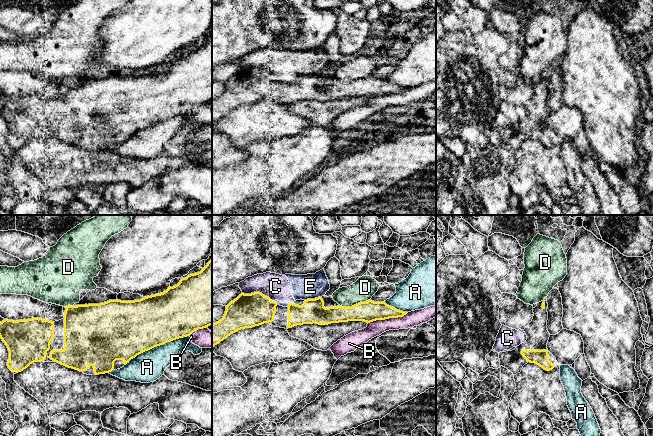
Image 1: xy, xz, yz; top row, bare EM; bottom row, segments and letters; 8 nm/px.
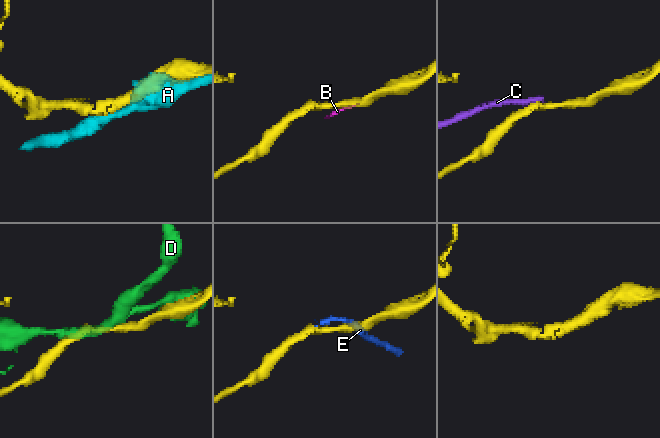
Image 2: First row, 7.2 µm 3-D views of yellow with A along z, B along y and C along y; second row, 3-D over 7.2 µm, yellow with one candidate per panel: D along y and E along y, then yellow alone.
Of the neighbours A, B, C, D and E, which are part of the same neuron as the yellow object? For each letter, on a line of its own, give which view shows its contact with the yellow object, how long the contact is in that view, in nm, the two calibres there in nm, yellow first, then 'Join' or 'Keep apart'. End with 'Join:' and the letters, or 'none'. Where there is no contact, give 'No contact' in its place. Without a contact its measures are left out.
A: Touches yellow in xy. Shared border 550 nm. Thickness 440 nm (yellow) against 240 nm. Keep apart
B: Touches yellow in xz. Shared border 340 nm. Thickness 170 nm (yellow) against 130 nm. Keep apart
C: Touches yellow in xz. Shared border 280 nm. Thickness 280 nm (yellow) against 200 nm. Keep apart
D: Touches yellow in xz. Shared border 260 nm. Thickness 170 nm (yellow) against 180 nm. Keep apart
E: Touches yellow in xz. Shared border 140 nm. Thickness 190 nm (yellow) against 200 nm. Keep apart
Join: none

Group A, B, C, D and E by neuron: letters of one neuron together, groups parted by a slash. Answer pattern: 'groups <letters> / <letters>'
groups A / B / C E / D

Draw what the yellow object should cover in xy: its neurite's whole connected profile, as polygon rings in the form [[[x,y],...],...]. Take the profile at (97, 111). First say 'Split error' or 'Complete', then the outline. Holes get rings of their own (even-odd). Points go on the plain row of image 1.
Split error. [[[212,35],[200,48],[181,54],[177,61],[169,62],[163,69],[134,77],[116,75],[100,80],[66,82],[63,89],[64,94],[55,98],[42,94],[0,98],[0,114],[9,127],[7,142],[14,150],[40,137],[57,138],[87,151],[105,150],[124,143],[145,127],[212,101]]]

